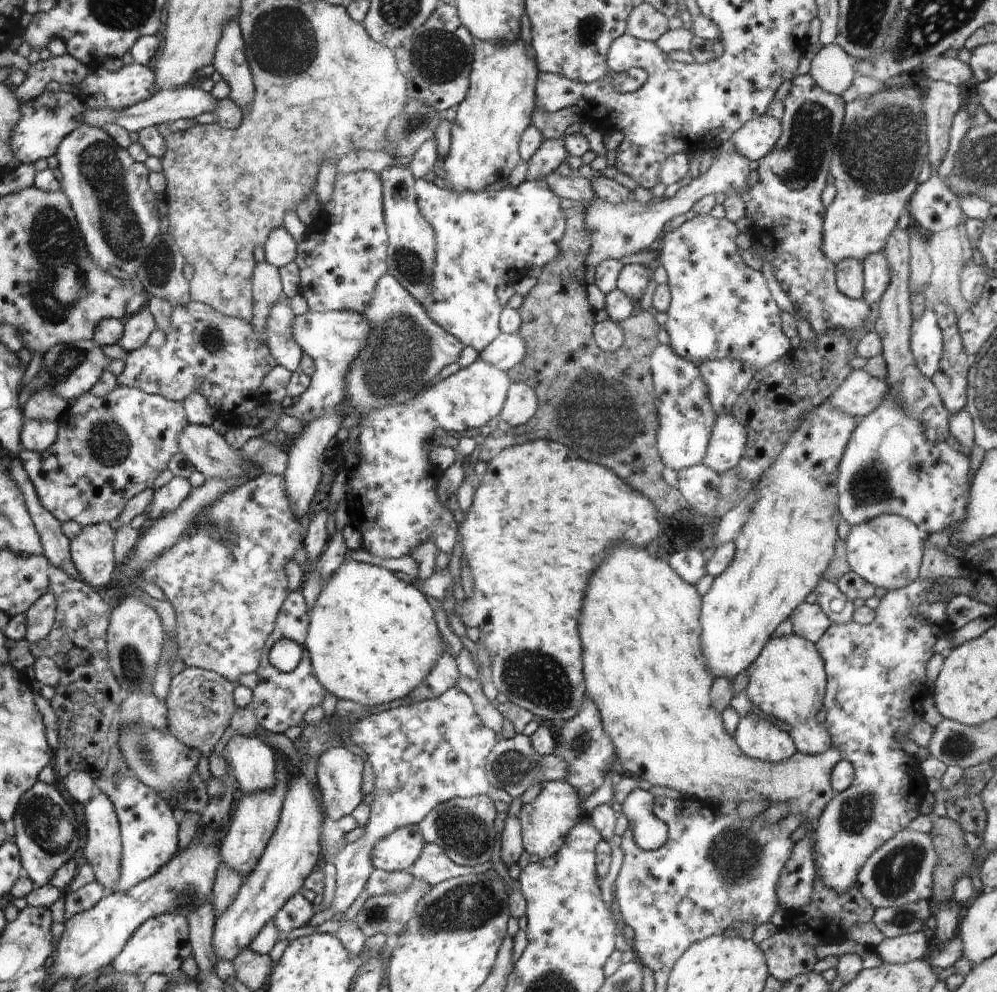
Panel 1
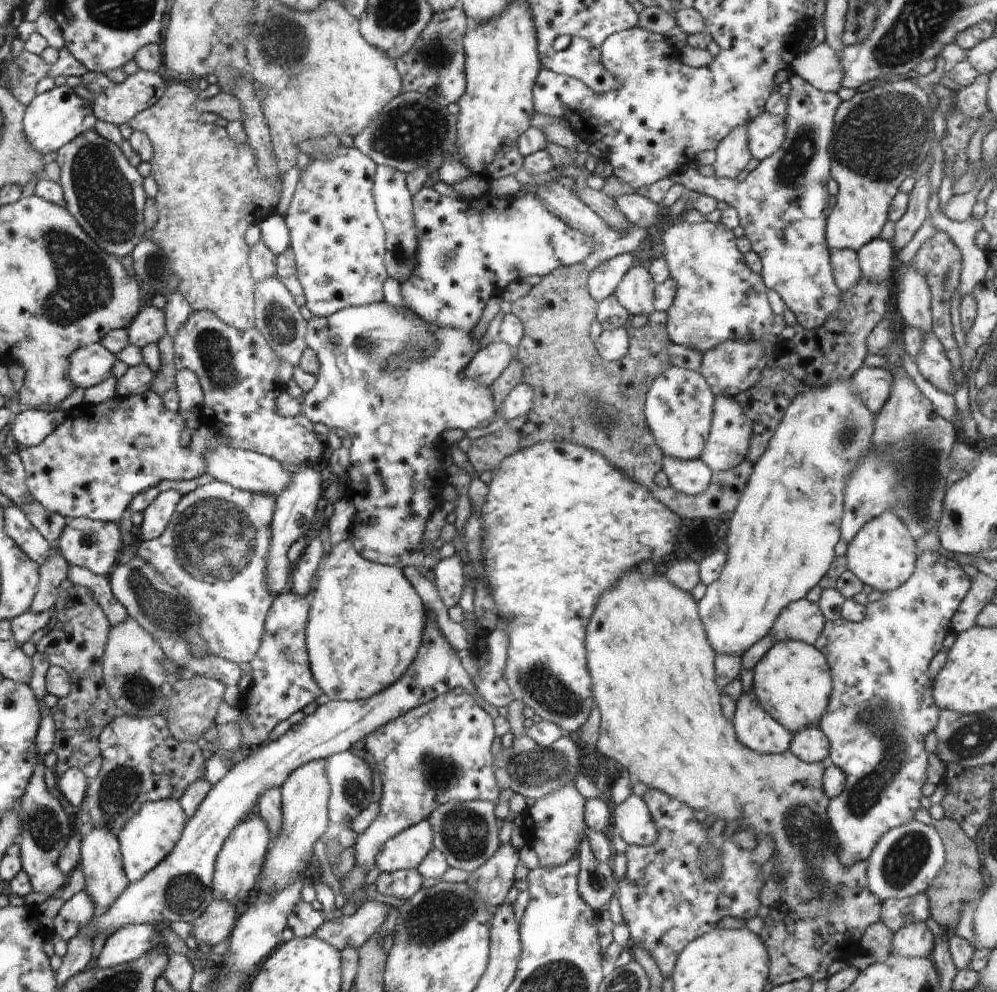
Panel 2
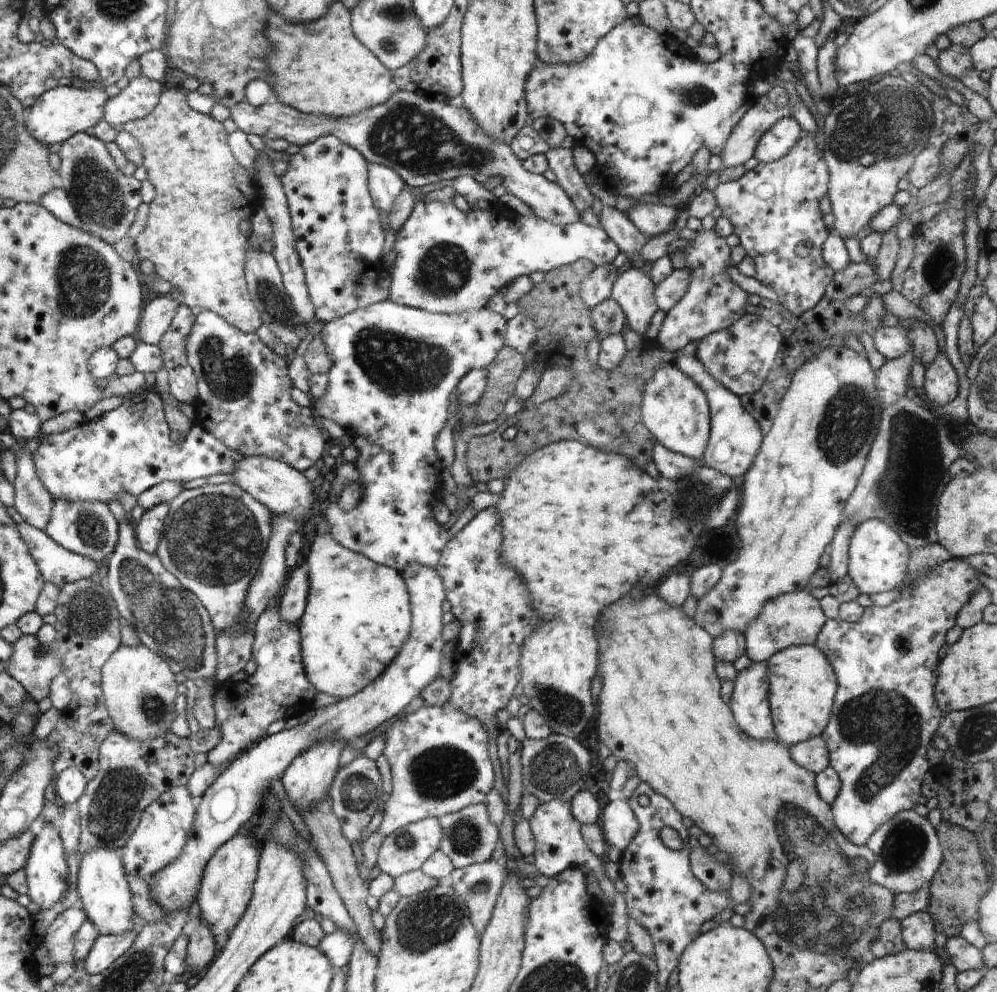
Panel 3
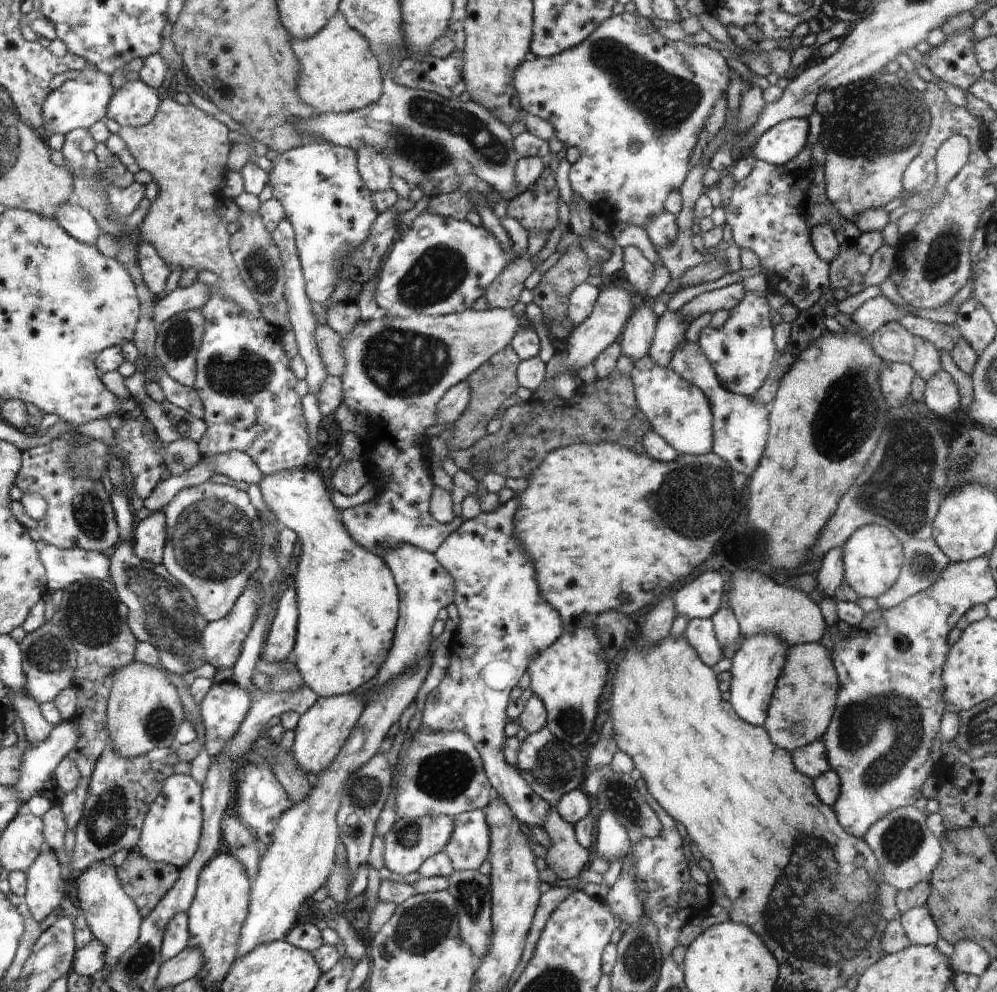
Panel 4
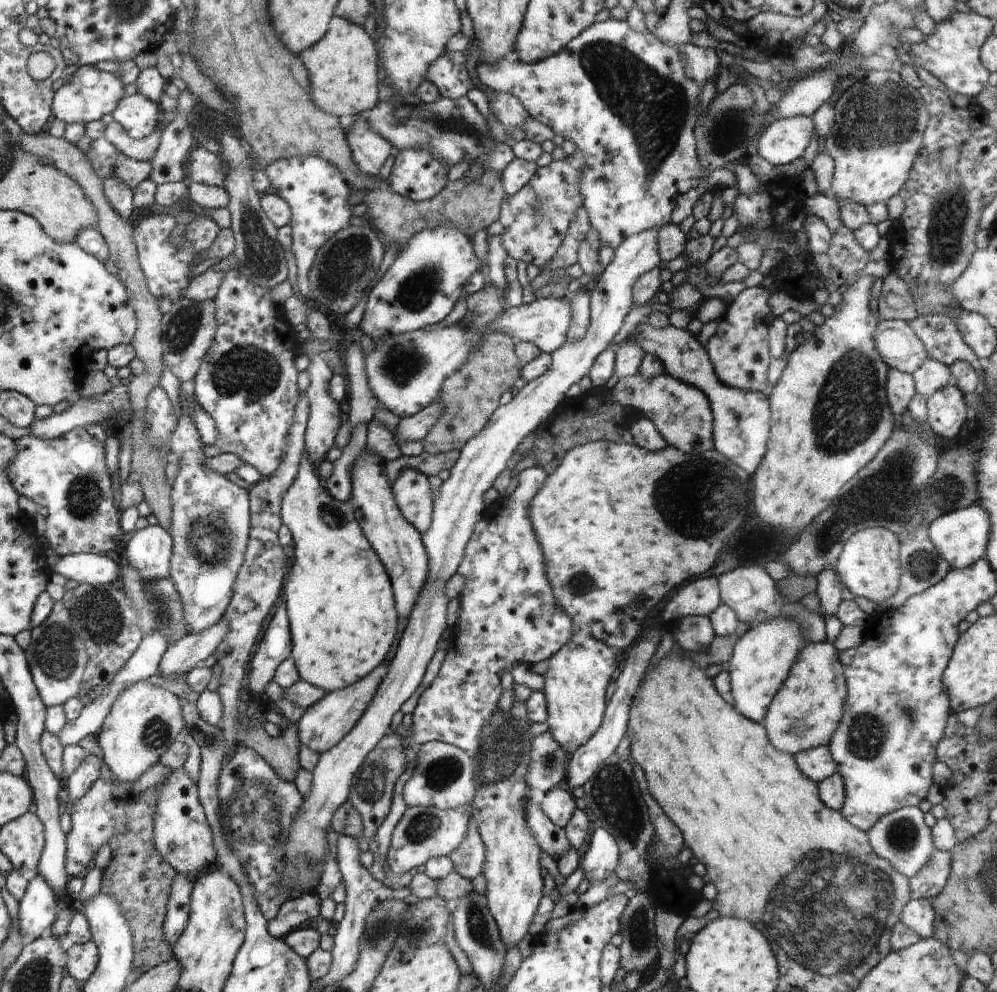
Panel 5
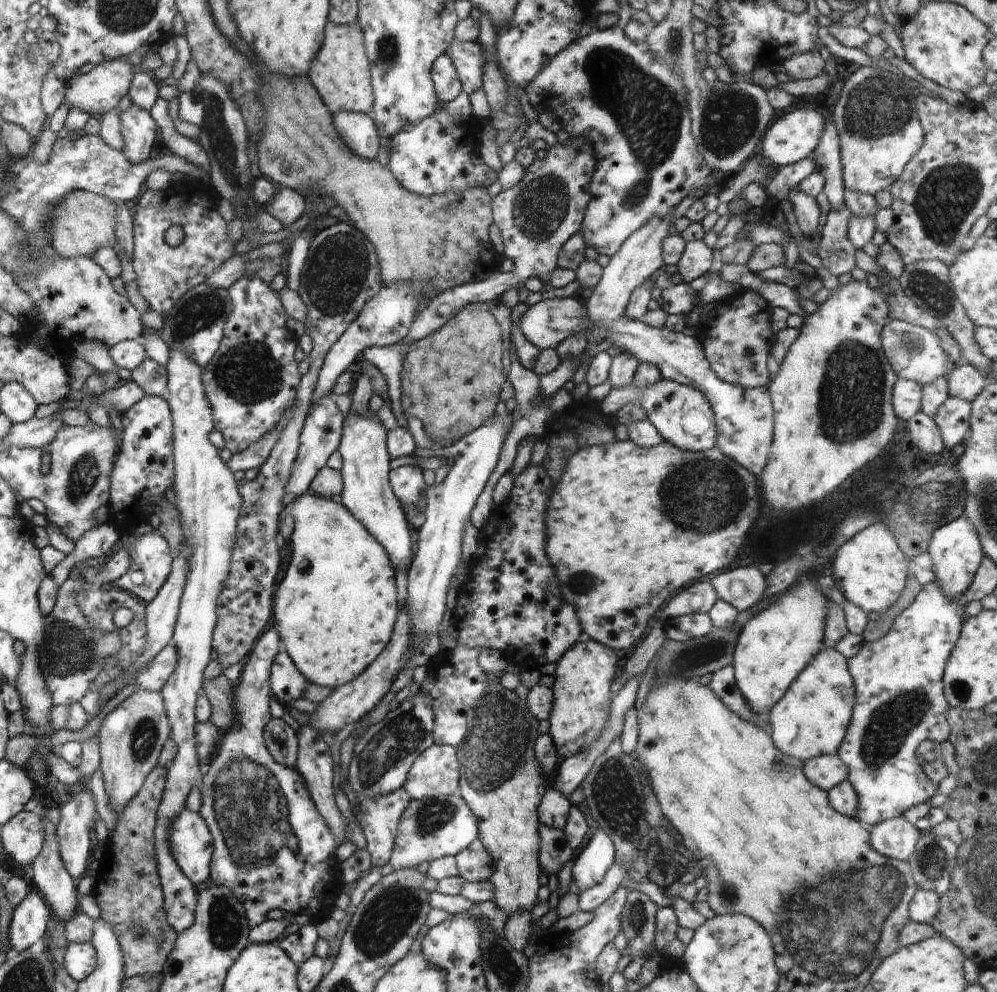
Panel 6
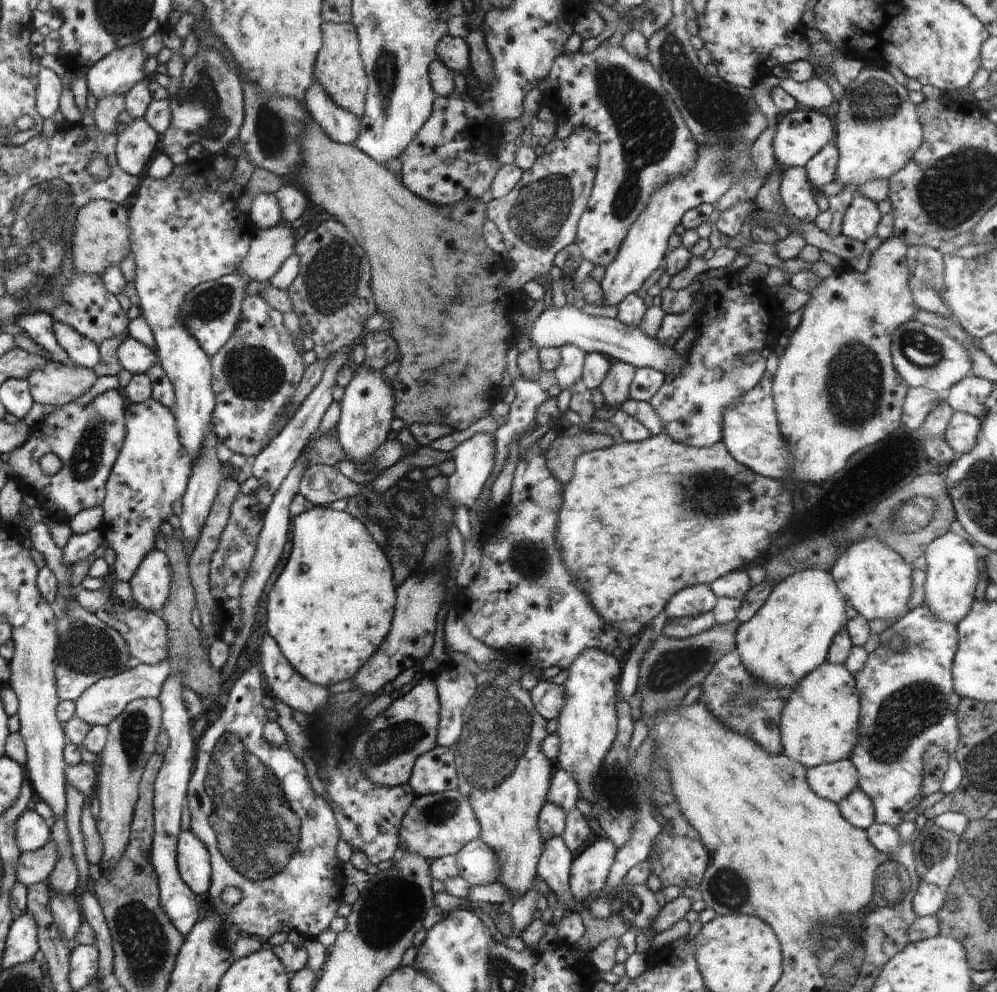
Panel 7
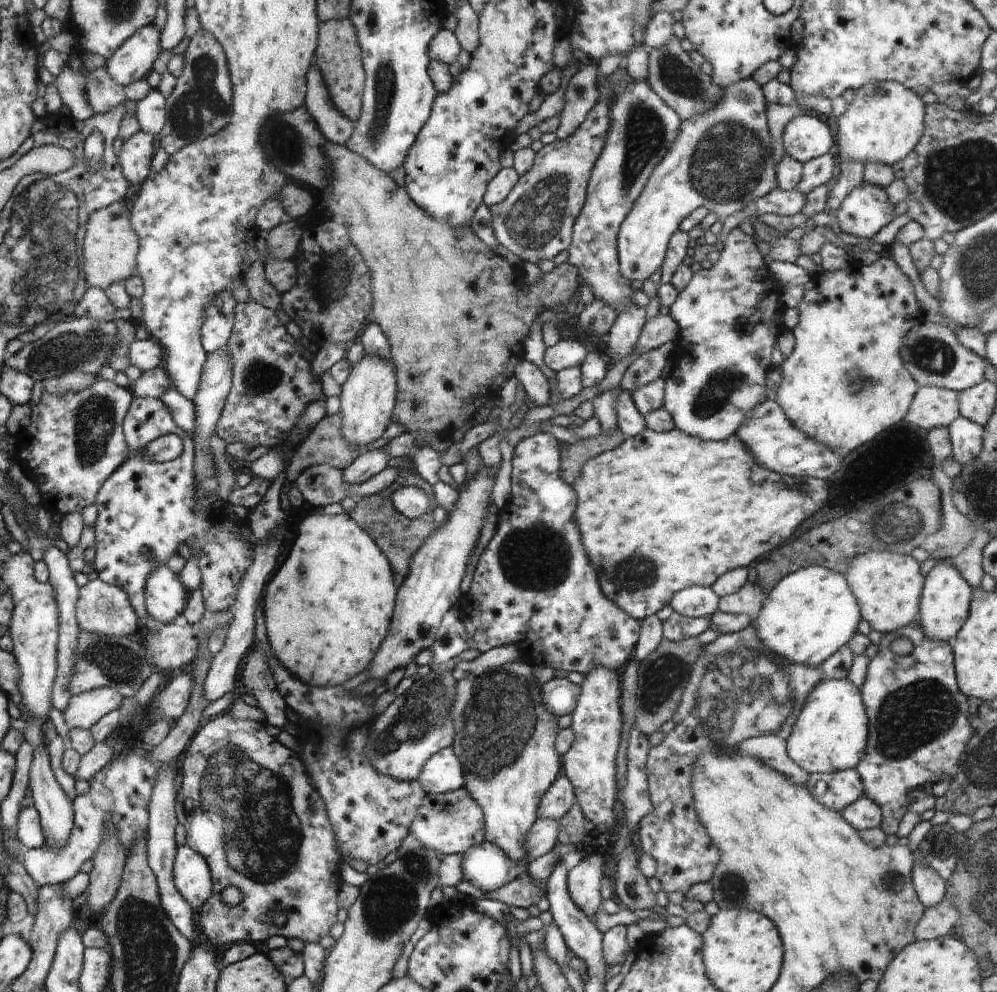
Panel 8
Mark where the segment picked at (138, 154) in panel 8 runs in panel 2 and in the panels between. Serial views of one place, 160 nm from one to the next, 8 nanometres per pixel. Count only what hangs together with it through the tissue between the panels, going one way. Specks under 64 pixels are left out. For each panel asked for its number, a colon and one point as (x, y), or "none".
2: (114, 103)
3: (140, 97)
4: (135, 104)
5: (138, 115)
6: (138, 128)
7: (134, 148)

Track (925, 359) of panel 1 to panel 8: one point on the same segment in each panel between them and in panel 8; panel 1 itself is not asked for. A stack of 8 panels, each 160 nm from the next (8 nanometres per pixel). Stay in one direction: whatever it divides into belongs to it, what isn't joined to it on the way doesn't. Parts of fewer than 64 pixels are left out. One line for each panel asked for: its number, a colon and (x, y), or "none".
2: (932, 361)
3: (941, 382)
4: (941, 396)
5: (946, 410)
6: (952, 418)
7: (961, 434)
8: (966, 436)

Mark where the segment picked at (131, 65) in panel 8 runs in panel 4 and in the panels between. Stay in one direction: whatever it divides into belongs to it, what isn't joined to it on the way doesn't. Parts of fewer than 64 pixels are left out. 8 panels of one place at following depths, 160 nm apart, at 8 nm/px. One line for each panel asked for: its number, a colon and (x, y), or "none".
4: (75, 104)
5: (90, 94)
6: (97, 92)
7: (116, 74)

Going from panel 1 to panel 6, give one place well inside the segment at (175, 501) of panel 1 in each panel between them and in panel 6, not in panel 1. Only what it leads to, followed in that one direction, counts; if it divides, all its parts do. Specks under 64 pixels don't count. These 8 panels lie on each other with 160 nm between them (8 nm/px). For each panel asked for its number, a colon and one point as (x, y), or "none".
2: (156, 516)
3: (148, 532)
4: (150, 536)
5: (150, 549)
6: (151, 556)

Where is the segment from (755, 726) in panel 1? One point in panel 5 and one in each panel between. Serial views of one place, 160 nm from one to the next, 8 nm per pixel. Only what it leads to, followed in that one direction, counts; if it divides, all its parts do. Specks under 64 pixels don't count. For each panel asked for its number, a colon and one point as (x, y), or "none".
2: (755, 728)
3: (749, 704)
4: (756, 665)
5: (761, 660)

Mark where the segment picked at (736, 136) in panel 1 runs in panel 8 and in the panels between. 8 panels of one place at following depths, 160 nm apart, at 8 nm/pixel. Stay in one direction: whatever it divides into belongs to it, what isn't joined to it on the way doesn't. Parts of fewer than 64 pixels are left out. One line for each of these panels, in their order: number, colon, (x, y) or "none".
2: (766, 133)
3: (775, 143)
4: (779, 144)
5: (783, 141)
6: (793, 137)
7: (800, 134)
8: (805, 137)

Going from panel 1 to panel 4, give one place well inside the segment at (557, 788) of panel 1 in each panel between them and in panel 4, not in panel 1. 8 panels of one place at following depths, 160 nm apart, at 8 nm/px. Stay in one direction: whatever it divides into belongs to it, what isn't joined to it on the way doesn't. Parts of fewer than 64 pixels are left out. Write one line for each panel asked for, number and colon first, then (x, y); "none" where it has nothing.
2: (554, 826)
3: (559, 844)
4: (567, 858)

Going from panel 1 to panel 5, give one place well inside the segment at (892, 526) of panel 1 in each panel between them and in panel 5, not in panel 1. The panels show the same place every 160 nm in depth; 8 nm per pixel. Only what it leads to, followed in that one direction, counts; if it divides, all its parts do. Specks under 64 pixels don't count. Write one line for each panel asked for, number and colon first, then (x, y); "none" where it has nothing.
2: (882, 554)
3: (878, 557)
4: (872, 557)
5: (868, 566)

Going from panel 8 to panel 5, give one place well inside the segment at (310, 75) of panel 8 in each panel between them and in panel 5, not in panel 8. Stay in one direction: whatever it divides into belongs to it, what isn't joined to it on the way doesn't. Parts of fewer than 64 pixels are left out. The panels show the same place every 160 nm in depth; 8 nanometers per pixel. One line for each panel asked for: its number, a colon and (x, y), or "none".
5: (370, 151)
6: (358, 130)
7: (341, 125)

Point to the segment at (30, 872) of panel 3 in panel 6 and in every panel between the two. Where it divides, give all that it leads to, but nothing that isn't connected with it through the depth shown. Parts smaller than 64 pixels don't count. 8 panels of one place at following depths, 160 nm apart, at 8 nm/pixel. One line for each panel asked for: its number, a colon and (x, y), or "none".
4: (45, 887)
5: (37, 910)
6: (30, 918)

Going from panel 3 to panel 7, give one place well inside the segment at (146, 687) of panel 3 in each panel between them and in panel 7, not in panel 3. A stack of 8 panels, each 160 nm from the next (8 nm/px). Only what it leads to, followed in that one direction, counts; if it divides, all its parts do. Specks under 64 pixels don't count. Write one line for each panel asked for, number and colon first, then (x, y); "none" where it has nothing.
4: (144, 709)
5: (143, 723)
6: (131, 737)
7: (132, 736)

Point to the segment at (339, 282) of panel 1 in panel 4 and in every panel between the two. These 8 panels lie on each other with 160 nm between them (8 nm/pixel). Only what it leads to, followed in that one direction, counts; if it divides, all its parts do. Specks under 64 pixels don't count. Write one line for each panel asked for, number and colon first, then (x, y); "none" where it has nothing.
2: (338, 240)
3: (339, 236)
4: (325, 199)

